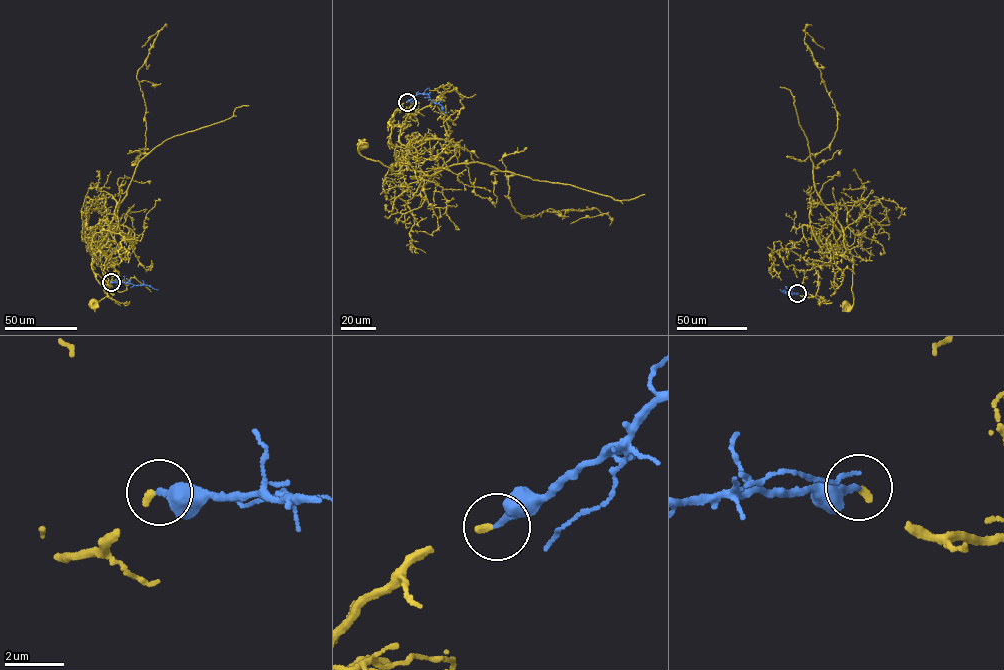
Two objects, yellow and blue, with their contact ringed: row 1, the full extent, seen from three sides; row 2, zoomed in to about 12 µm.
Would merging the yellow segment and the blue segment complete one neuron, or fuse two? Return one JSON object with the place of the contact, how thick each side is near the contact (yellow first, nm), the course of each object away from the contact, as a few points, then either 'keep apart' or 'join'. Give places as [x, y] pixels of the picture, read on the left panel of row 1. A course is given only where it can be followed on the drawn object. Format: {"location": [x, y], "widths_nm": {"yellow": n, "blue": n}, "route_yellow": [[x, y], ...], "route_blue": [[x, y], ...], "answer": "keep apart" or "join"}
{"location": [111, 282], "widths_nm": {"yellow": 200, "blue": 240}, "route_yellow": [[111, 282], [104, 288], [96, 278], [93, 255], [106, 254], [112, 279], [106, 295], [94, 307], [92, 303]], "route_blue": [[111, 282], [147, 284], [158, 290]], "answer": "join"}

